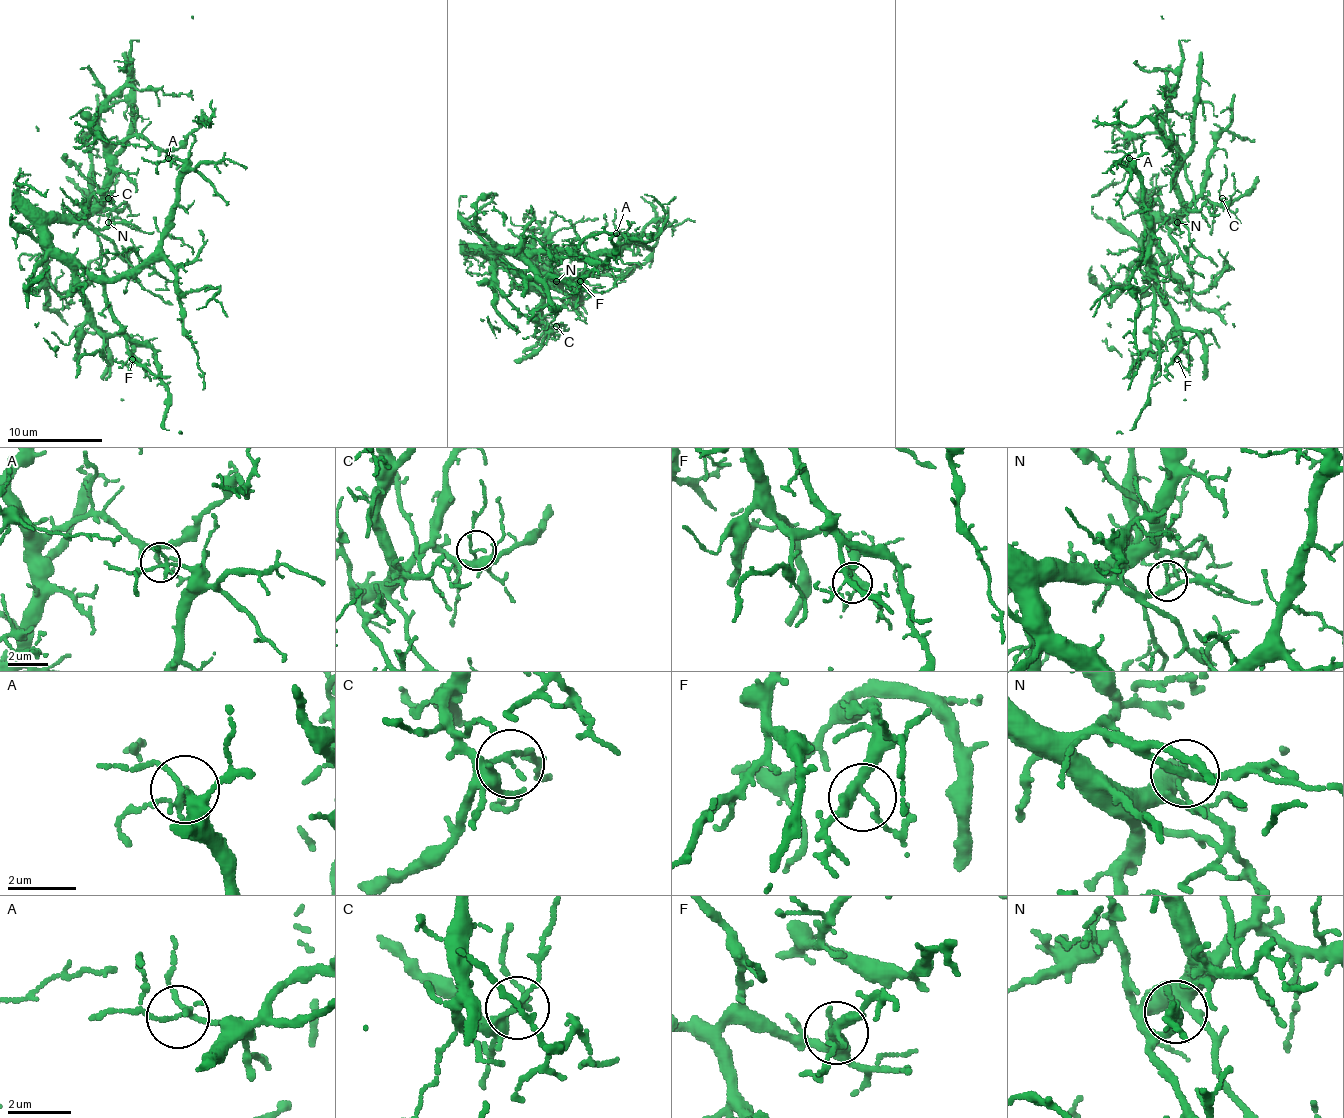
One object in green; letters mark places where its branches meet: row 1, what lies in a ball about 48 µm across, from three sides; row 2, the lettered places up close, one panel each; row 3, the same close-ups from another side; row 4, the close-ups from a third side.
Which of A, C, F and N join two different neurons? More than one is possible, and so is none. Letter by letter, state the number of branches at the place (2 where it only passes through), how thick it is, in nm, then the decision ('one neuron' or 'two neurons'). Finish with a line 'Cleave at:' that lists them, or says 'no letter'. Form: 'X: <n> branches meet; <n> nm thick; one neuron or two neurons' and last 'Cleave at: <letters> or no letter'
A: 3 branches meet; 160 nm thick; one neuron
C: 2 branches meet; 130 nm thick; one neuron
F: 3 branches meet; 280 nm thick; one neuron
N: 3 branches meet; 180 nm thick; one neuron
Cleave at: no letter

